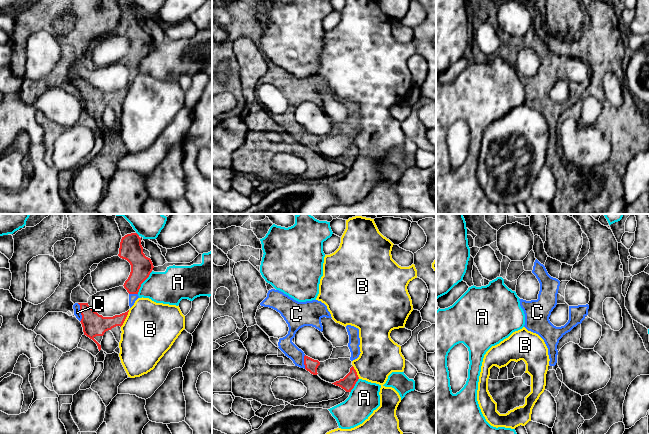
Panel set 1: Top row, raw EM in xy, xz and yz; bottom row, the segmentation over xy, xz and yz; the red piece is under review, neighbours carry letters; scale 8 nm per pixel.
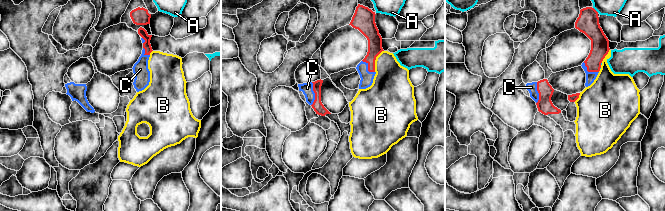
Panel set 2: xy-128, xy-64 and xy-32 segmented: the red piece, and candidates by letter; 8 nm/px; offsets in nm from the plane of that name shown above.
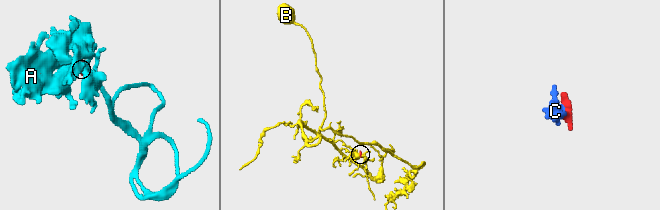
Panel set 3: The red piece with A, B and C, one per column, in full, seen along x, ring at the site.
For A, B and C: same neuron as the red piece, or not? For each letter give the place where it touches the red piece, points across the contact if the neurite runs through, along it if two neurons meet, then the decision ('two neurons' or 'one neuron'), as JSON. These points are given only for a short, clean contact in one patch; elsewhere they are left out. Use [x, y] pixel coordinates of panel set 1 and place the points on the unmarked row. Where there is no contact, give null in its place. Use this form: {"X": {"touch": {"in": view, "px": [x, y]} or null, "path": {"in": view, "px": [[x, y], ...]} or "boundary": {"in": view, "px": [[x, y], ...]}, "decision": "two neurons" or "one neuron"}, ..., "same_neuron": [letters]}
{"A": {"touch": {"in": "xy", "px": [143, 57]}, "boundary": {"in": "xy", "px": [[152, 47], [141, 60], [137, 69]]}, "decision": "two neurons"}, "B": {"touch": {"in": "xy", "px": [125, 94]}, "boundary": {"in": "xy", "px": [[129, 86], [124, 98], [120, 102]]}, "decision": "two neurons"}, "C": {"touch": {"in": "xy", "px": [81, 88]}, "decision": "one neuron"}, "same_neuron": ["C"]}

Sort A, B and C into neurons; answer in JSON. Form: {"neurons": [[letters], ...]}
{"neurons": [["A"], ["B"], ["C"]]}

